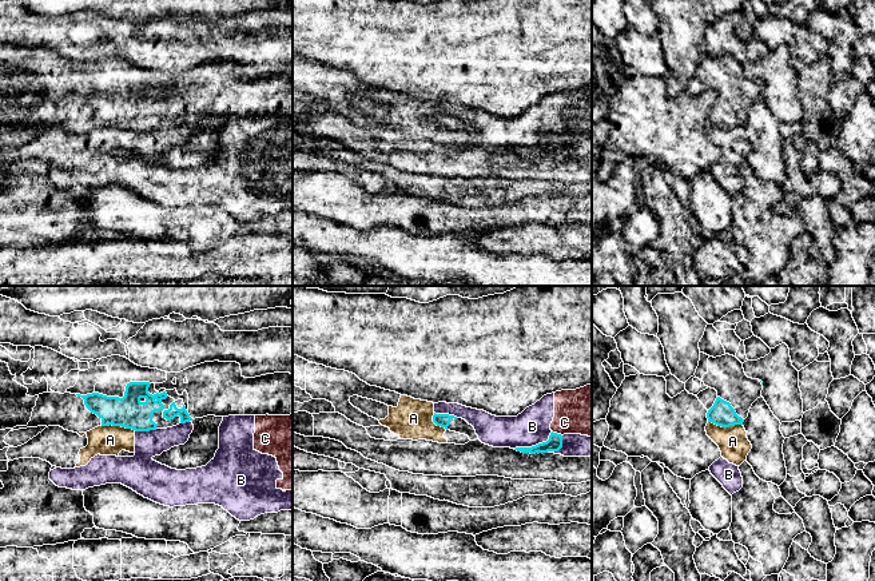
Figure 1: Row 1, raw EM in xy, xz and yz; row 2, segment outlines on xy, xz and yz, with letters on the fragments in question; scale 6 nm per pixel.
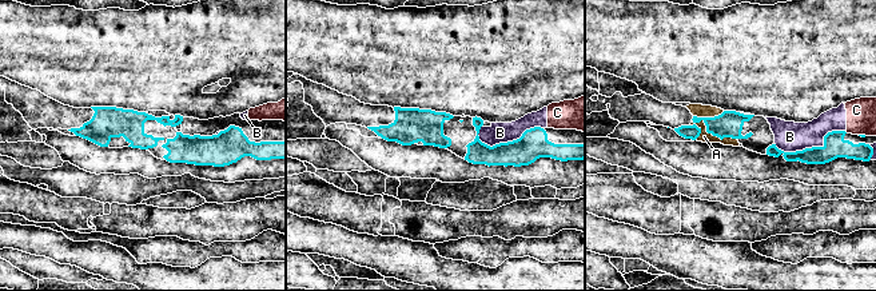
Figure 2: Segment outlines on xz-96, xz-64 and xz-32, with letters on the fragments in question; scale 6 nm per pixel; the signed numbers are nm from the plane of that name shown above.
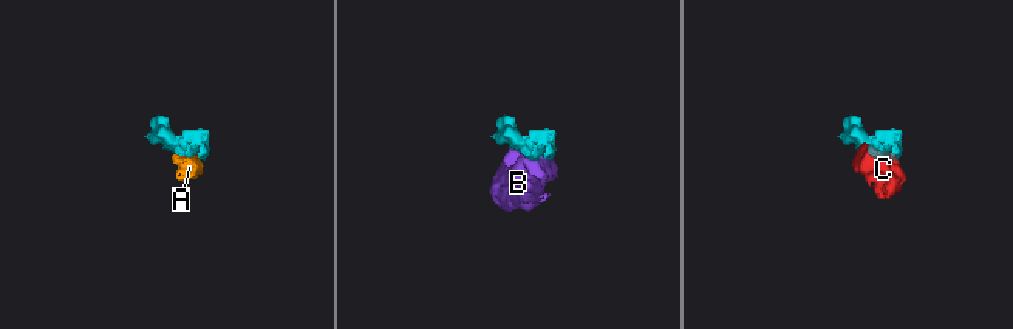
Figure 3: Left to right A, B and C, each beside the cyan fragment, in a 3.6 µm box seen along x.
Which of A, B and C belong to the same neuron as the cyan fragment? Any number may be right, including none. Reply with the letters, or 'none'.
none

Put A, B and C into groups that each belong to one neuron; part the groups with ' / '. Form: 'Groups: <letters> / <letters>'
Groups: A B C

